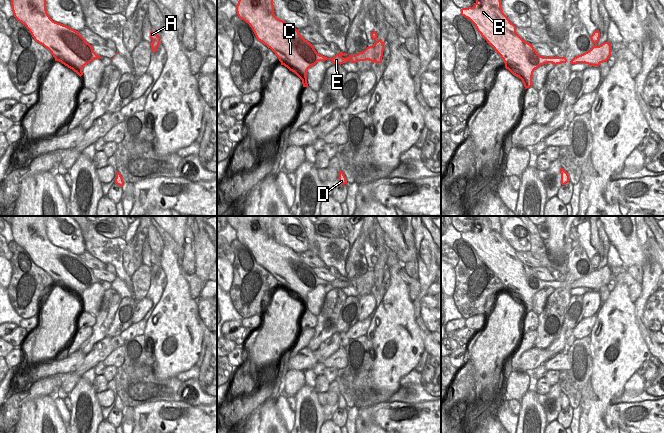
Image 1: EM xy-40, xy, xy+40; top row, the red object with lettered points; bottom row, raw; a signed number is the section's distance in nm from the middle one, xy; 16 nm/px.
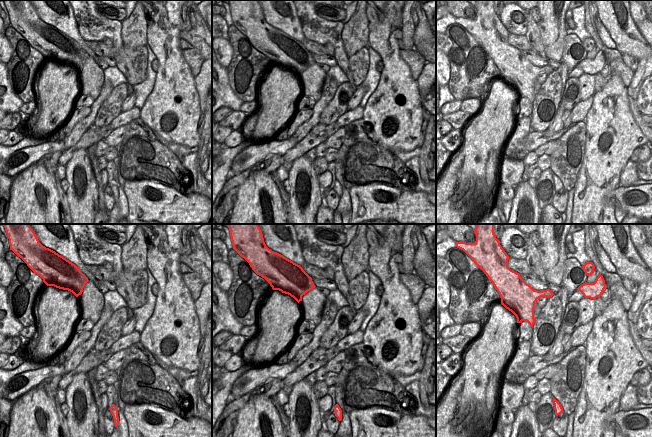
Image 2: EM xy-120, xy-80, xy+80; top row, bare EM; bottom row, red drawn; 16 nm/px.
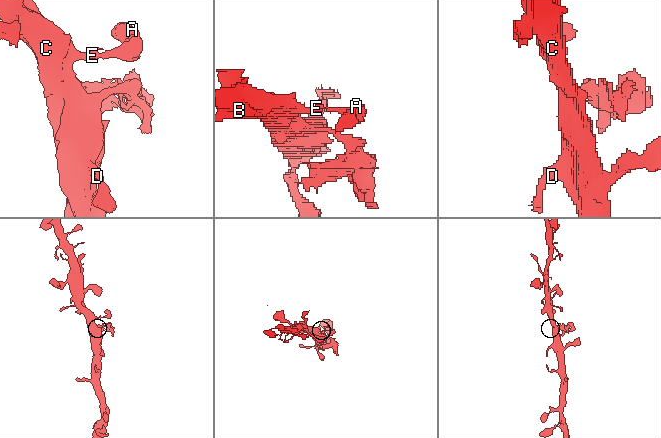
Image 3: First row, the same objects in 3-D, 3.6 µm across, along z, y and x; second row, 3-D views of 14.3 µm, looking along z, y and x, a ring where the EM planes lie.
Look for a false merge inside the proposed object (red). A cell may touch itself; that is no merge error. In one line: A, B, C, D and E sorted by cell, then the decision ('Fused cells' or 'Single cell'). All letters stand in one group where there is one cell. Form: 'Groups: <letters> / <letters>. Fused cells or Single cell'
Groups: A B C D E. Single cell

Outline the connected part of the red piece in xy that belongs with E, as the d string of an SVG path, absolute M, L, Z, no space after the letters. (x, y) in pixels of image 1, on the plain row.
M241 216L236 236L238 241L252 252L257 264L275 277L281 289L302 304L303 311L308 311L307 294L318 285L329 283L333 288L340 289L347 285L356 287L369 284L376 288L382 286L385 266L382 263L376 264L376 255L371 257L376 266L355 279L340 276L332 282L327 282L318 278L296 252L275 240L273 218L274 216Z

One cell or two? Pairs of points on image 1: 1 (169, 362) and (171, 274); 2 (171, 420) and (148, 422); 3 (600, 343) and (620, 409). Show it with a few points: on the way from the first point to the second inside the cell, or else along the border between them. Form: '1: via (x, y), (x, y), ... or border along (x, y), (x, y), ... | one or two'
1: via (178, 340), (176, 296) | one
2: via (165, 420), (154, 420) | one
3: border along (617, 403), (613, 403), (606, 410), (603, 422) | two

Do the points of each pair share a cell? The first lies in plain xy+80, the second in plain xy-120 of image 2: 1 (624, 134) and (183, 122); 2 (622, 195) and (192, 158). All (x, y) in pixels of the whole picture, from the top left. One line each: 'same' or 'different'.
1: same
2: different

